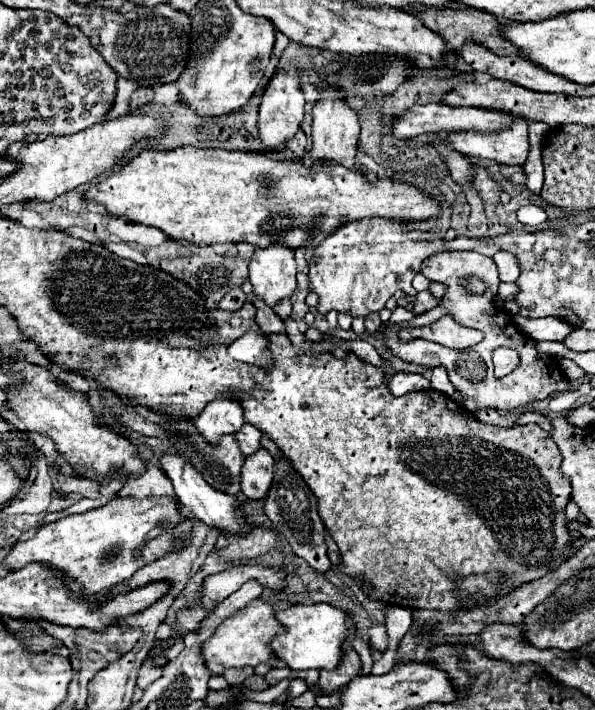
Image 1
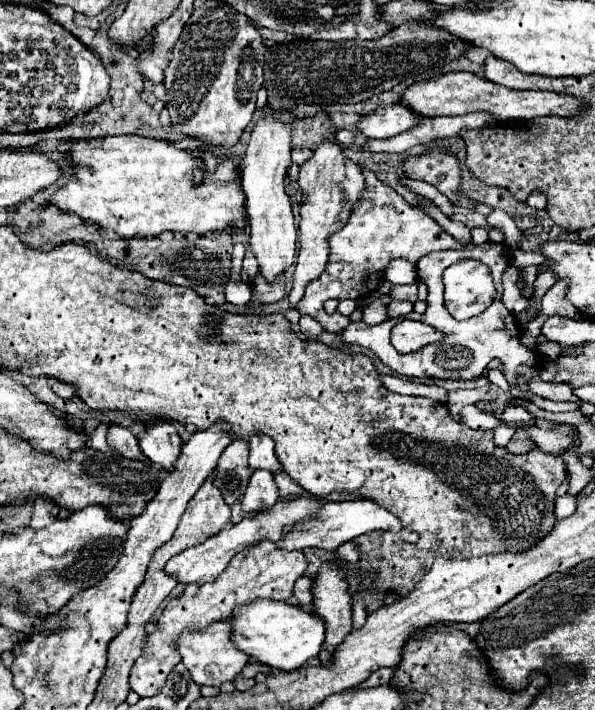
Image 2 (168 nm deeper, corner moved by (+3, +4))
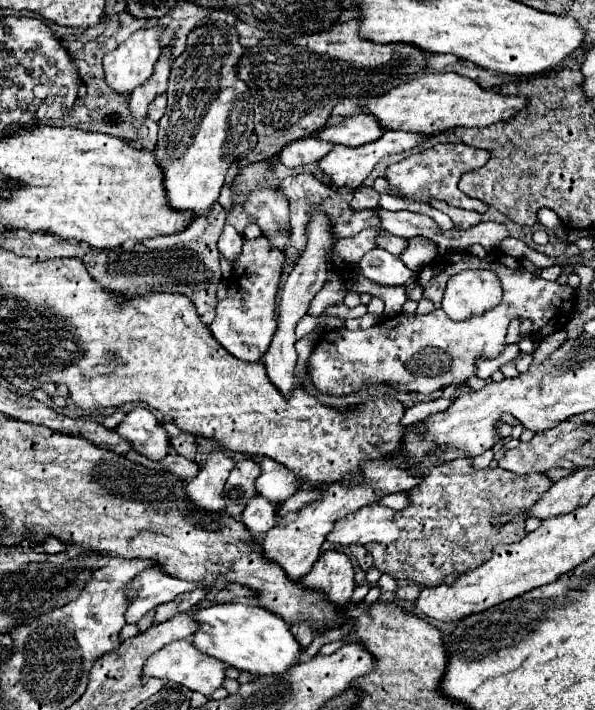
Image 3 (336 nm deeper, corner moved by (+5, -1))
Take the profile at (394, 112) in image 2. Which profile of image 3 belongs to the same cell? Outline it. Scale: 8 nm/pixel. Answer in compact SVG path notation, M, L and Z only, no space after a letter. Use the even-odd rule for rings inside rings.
M361 112L361 114L353 114L351 118L341 120L335 126L323 128L317 138L331 144L357 148L371 140L377 140L381 134L383 134L383 128L379 126L379 122L371 114Z

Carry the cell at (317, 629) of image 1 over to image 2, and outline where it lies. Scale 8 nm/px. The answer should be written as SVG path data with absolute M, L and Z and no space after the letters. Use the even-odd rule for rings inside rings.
M259 599L249 603L247 607L237 607L231 615L233 623L233 641L235 645L255 657L257 661L281 669L281 671L293 671L305 665L309 659L319 657L321 645L325 641L325 621L319 619L315 613L305 611L297 605L285 603L285 601L271 601L271 599Z

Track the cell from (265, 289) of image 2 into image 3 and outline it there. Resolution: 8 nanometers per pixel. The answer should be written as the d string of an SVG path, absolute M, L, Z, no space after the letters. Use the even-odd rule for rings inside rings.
M243 238L243 250L235 258L233 270L239 270L229 280L227 298L219 300L217 316L211 322L209 330L215 340L235 358L245 362L261 362L261 356L271 344L271 338L277 328L275 320L275 294L281 280L281 266L283 266L283 252L271 248L267 240Z

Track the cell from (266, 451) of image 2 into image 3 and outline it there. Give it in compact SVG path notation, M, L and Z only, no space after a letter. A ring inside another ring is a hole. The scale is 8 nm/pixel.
M263 458L261 476L255 482L257 492L263 494L273 504L279 504L279 502L287 500L289 496L297 494L303 488L303 484L305 484L305 480L295 476L295 472L287 470L283 464L269 460L269 458Z

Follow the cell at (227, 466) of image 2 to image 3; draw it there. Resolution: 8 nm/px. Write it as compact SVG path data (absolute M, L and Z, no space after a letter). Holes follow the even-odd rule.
M239 460L235 468L229 474L229 480L225 484L225 512L229 516L241 516L243 508L255 496L255 480L259 476L259 464L253 460Z

